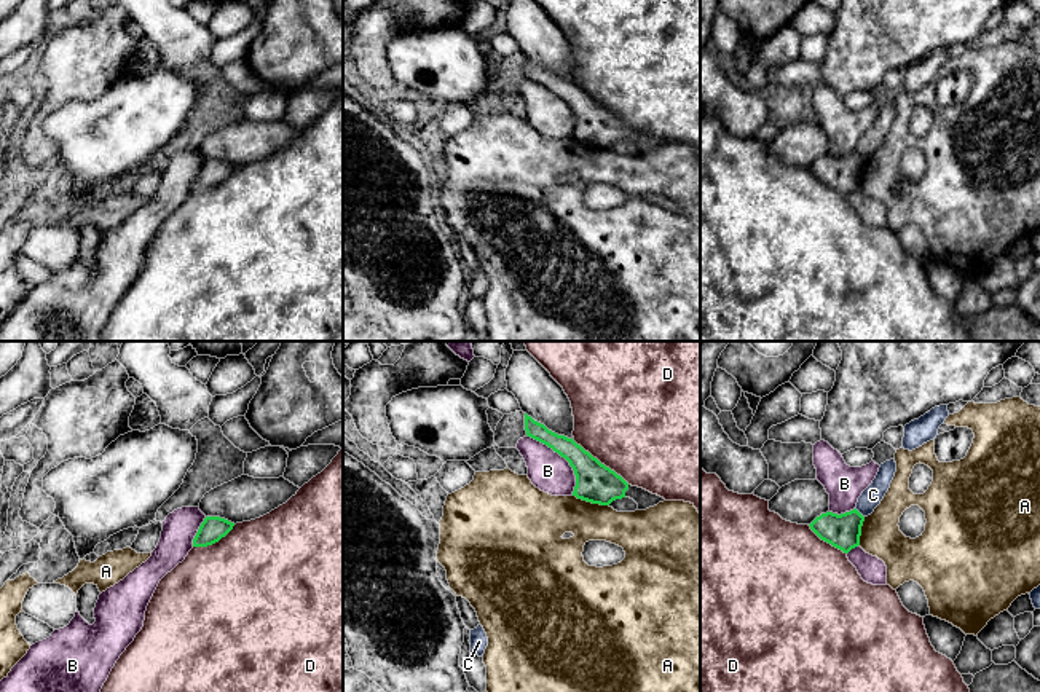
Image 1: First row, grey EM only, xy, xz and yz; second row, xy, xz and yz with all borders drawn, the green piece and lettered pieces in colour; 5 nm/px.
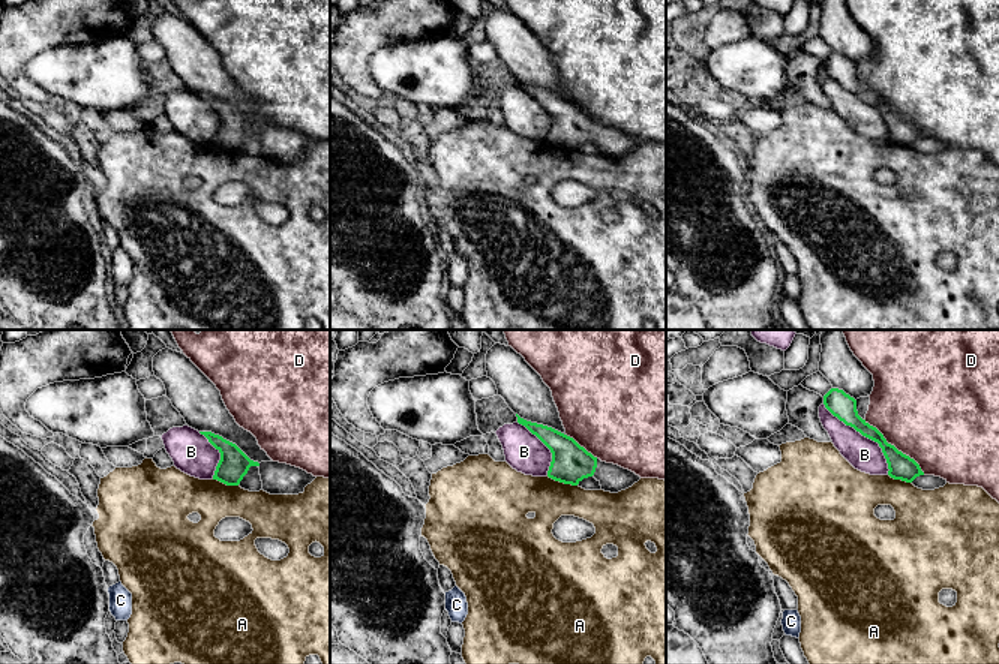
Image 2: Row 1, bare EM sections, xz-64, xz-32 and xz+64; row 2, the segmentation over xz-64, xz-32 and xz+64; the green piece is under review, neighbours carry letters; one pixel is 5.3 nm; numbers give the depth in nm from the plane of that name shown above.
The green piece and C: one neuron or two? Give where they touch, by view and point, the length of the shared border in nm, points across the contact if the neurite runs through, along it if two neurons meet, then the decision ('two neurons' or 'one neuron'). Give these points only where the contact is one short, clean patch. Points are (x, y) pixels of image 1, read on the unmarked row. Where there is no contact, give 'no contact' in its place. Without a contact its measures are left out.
meets green in yz at (858, 155); contact 70 nm long; border along yz (855, 150), (863, 160); two neurons

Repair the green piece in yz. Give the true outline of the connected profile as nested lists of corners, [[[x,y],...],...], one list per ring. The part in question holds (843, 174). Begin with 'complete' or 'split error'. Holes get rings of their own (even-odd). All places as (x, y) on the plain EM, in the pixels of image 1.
complete; [[[857,153],[845,156],[826,155],[817,159],[809,169],[825,185],[849,196],[860,188],[865,159]]]

